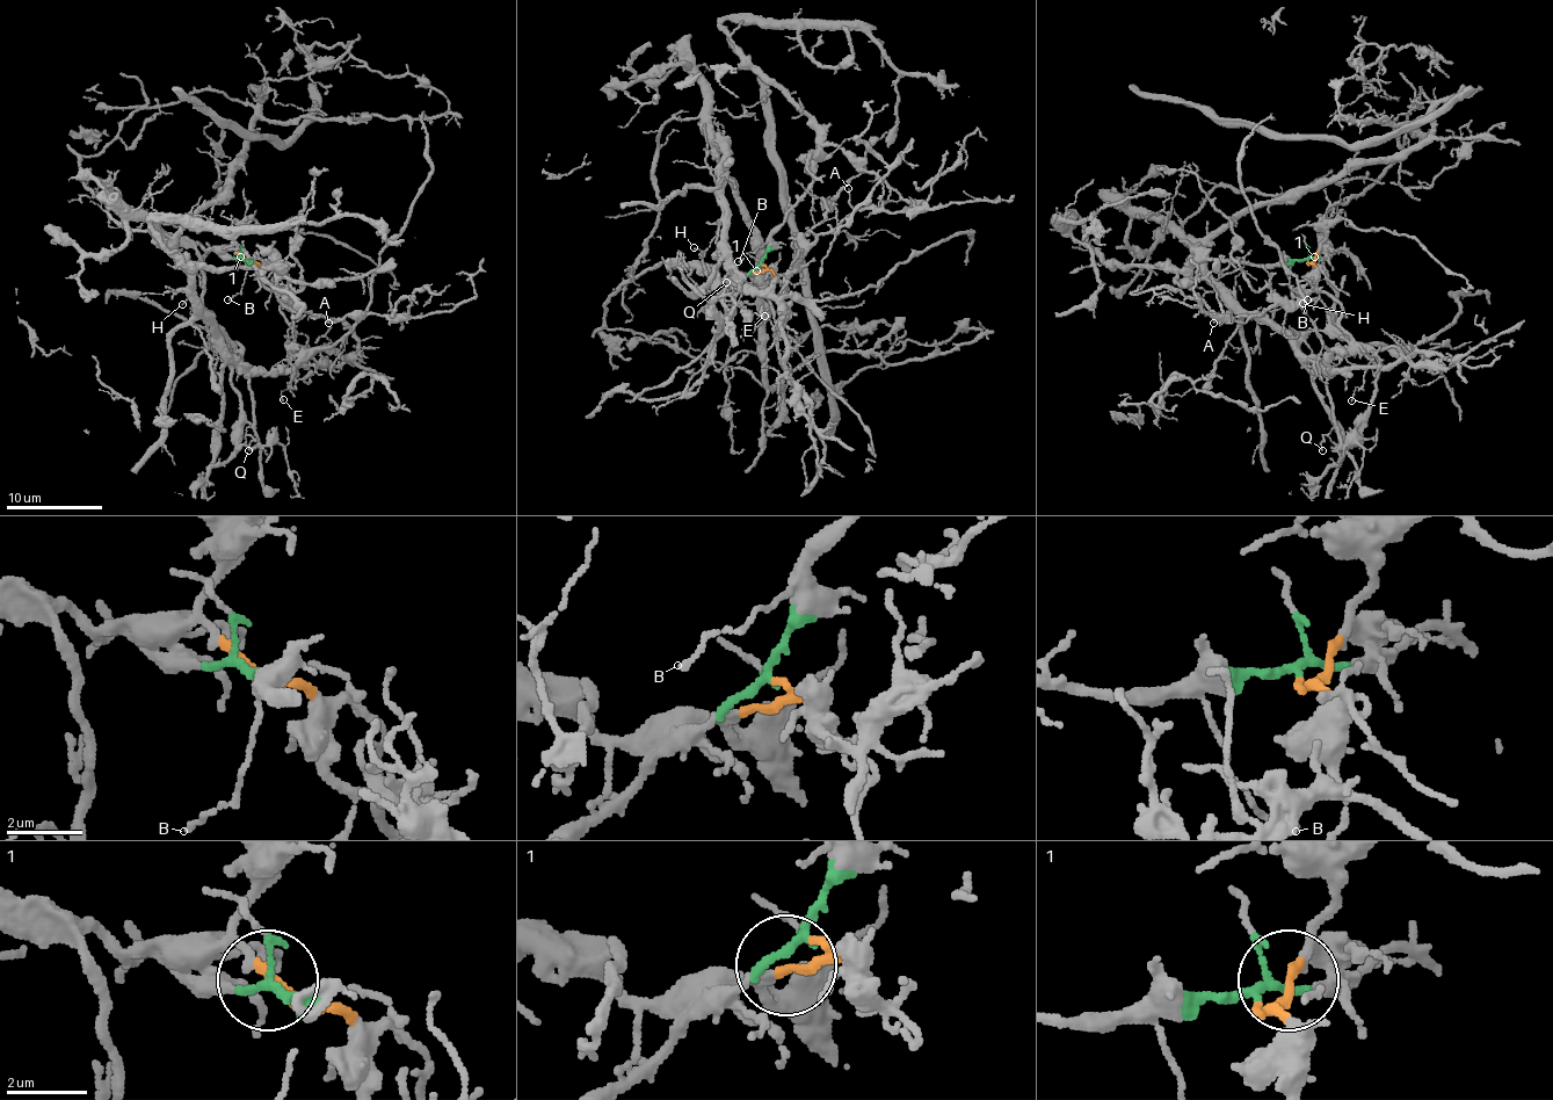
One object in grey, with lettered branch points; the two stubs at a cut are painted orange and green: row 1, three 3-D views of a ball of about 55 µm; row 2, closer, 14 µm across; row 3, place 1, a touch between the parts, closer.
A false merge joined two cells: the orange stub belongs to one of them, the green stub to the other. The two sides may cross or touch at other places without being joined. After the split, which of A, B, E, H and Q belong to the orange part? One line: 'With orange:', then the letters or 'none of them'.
With orange: A, E, H, Q

